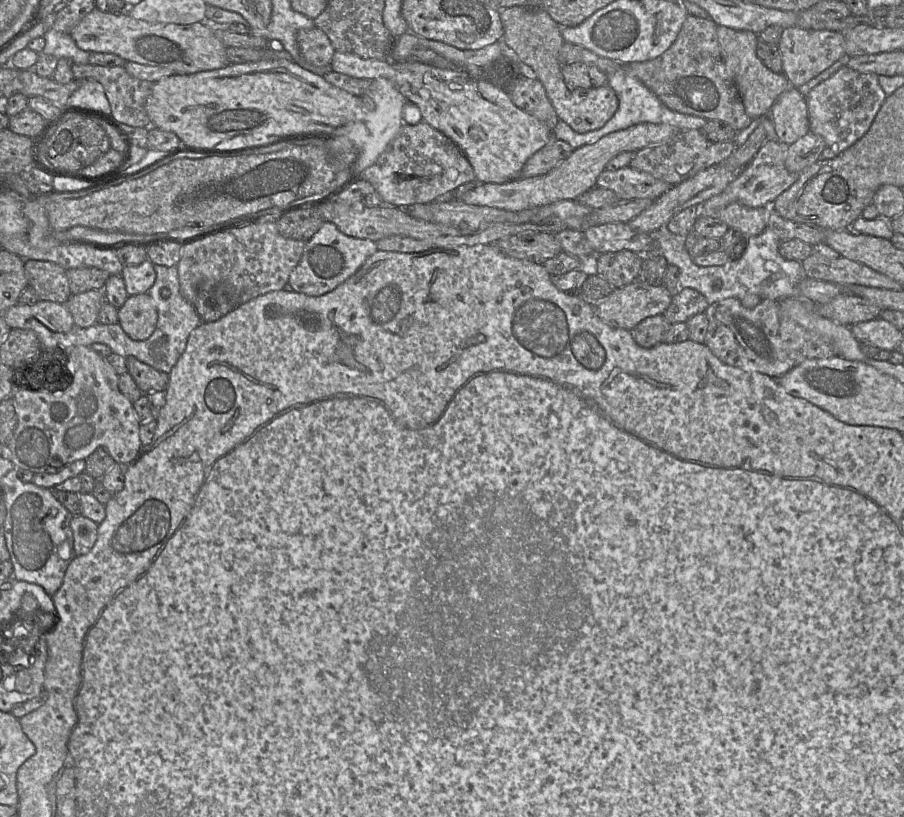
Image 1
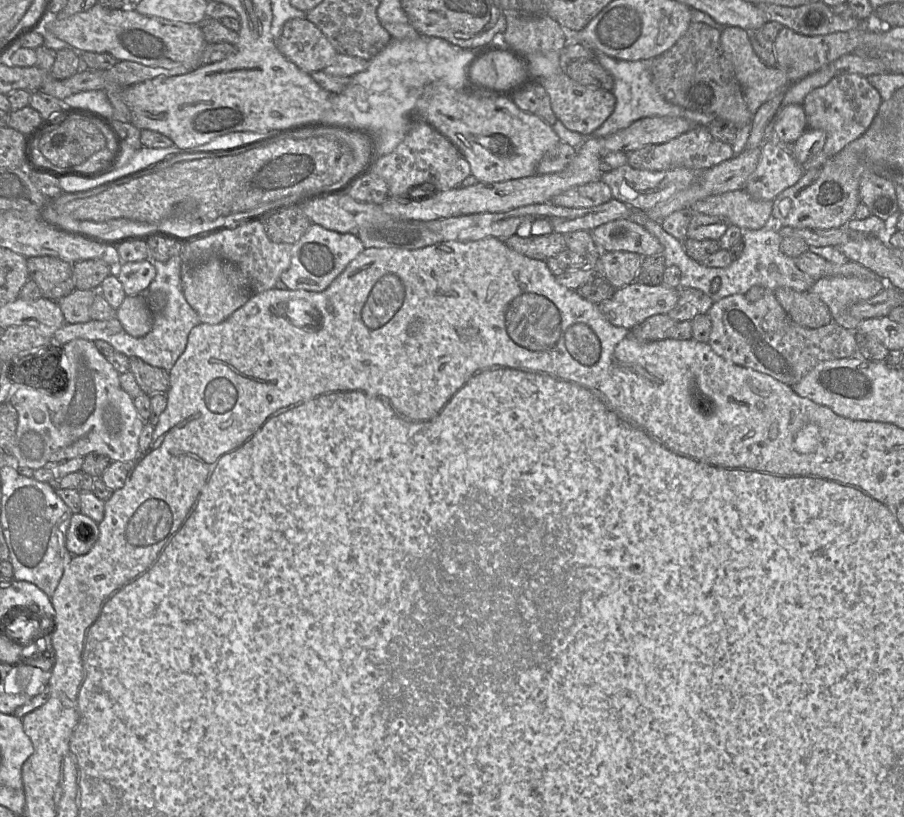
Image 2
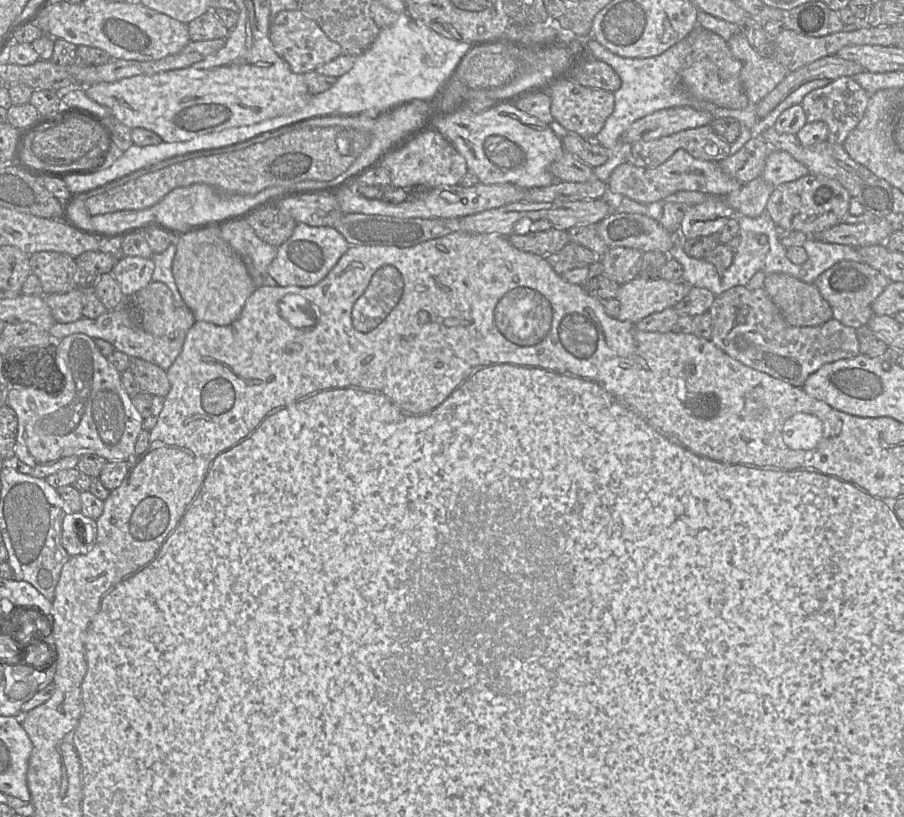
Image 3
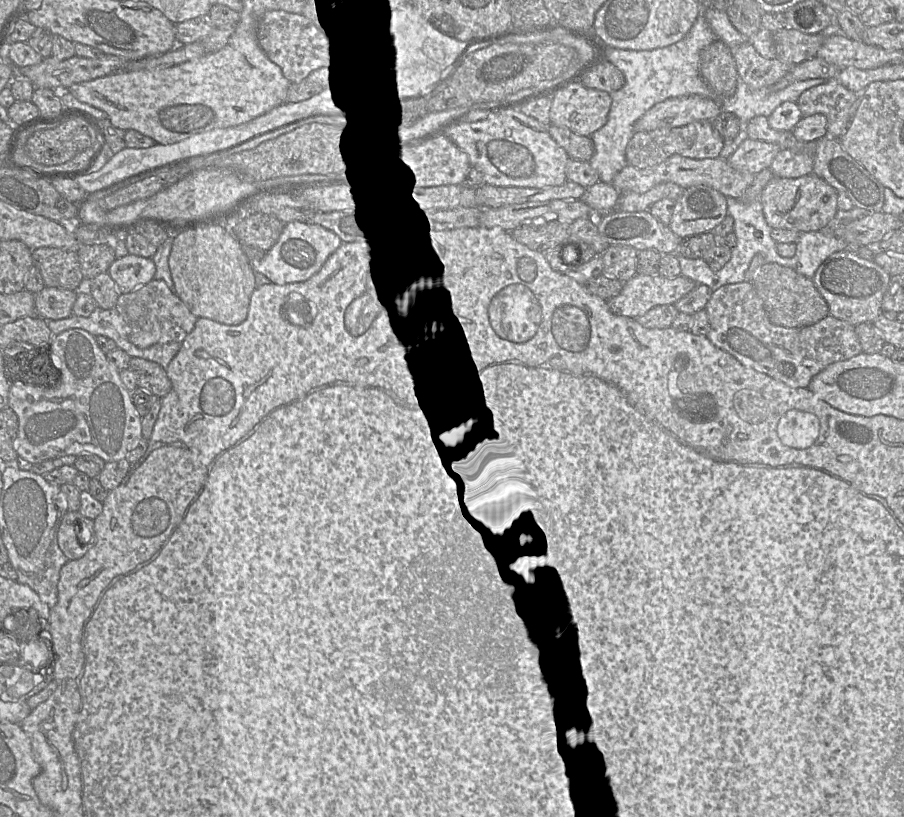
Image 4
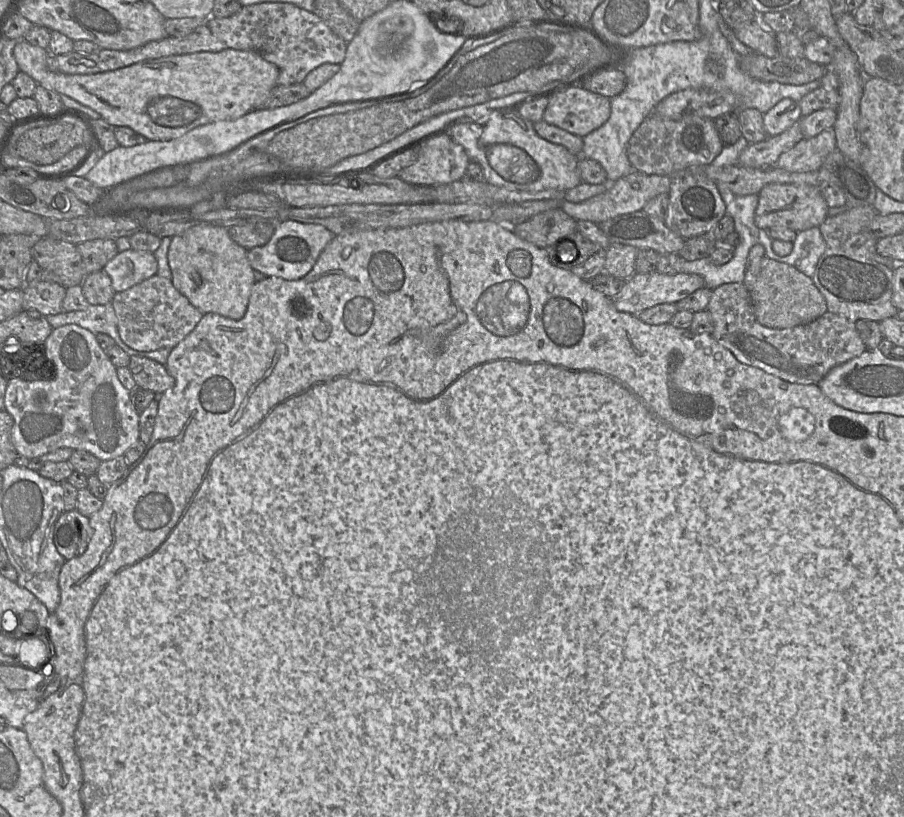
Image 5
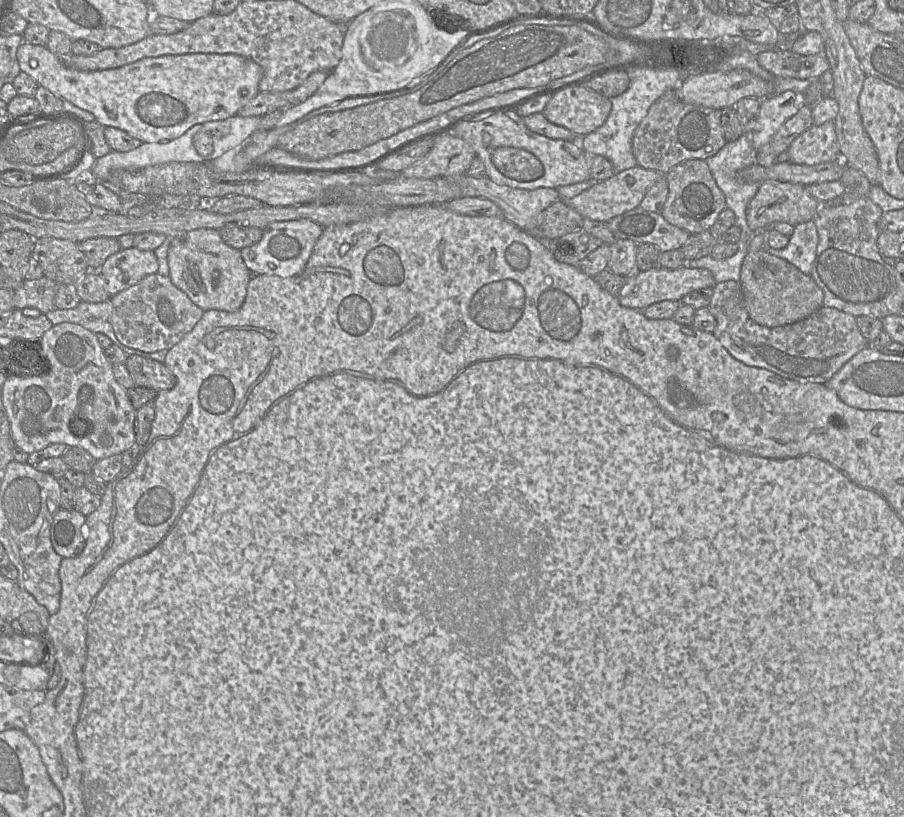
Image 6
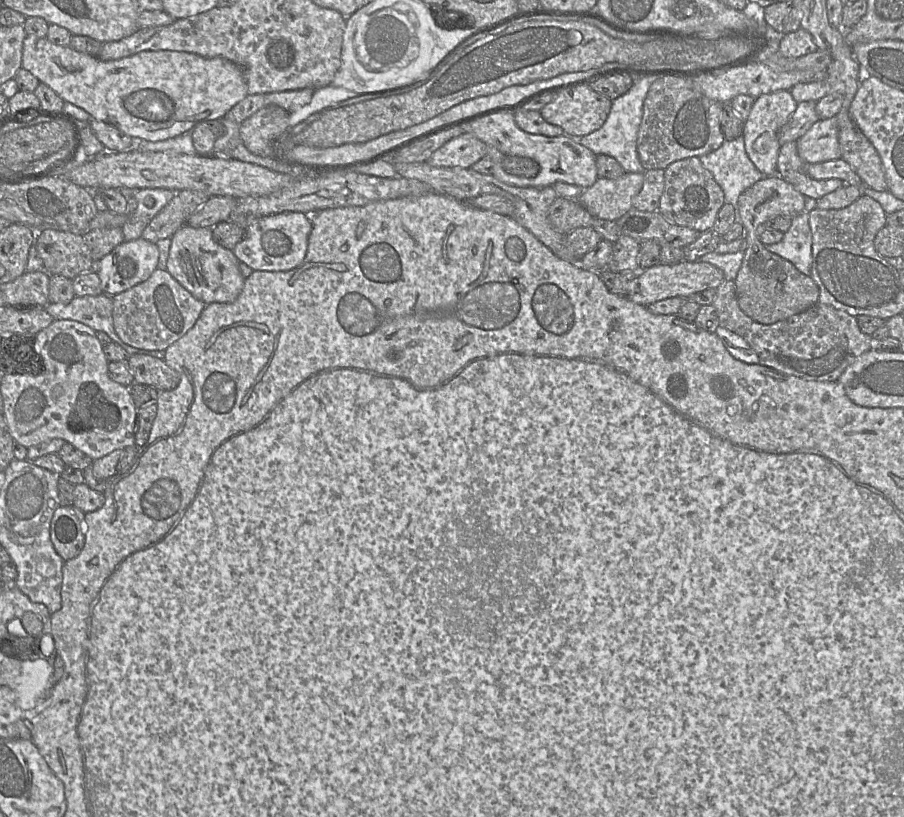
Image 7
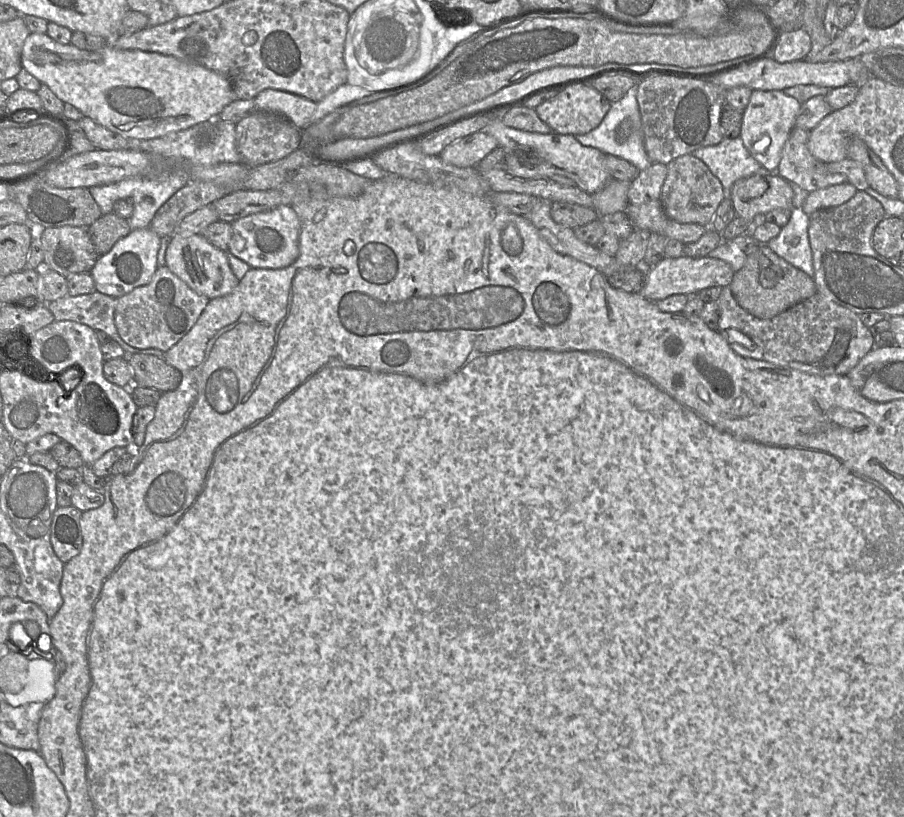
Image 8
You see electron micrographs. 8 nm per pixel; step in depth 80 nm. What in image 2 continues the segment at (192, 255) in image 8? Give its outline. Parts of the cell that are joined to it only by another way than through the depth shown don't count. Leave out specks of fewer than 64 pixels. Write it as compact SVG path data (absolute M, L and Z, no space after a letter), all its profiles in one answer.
M210 259L197 266L184 266L181 274L185 299L197 312L200 322L219 324L242 307L252 295L246 276L234 263L220 259Z

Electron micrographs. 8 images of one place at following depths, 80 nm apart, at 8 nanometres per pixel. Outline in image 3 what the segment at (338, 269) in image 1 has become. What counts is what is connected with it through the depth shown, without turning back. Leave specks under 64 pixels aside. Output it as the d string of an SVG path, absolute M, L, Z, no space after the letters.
M297 223L292 235L277 247L277 254L267 272L279 286L314 286L331 271L350 246L334 227Z

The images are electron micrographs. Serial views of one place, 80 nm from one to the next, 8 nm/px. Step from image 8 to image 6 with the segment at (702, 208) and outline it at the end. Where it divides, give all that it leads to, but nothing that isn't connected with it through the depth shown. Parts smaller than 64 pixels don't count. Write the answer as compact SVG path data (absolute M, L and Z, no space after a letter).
M701 159L683 161L671 168L665 177L668 196L661 214L664 219L690 235L710 230L719 214L726 208L726 203L706 162Z

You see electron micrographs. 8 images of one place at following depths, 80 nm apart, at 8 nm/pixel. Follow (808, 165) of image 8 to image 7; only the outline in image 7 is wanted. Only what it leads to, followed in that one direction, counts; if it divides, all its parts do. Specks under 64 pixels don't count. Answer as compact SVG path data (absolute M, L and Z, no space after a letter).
M796 141L780 148L776 174L806 198L817 200L845 185L840 179L815 180L805 172L806 164L798 155Z

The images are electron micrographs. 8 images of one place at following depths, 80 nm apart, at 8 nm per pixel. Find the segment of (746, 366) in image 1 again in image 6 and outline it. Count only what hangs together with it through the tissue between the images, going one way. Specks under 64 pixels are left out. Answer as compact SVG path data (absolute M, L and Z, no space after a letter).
M728 280L716 283L708 305L716 318L715 337L738 361L801 383L825 384L842 366L870 342L861 334L853 315L822 306L805 319L777 327L753 321L746 308L741 285Z

